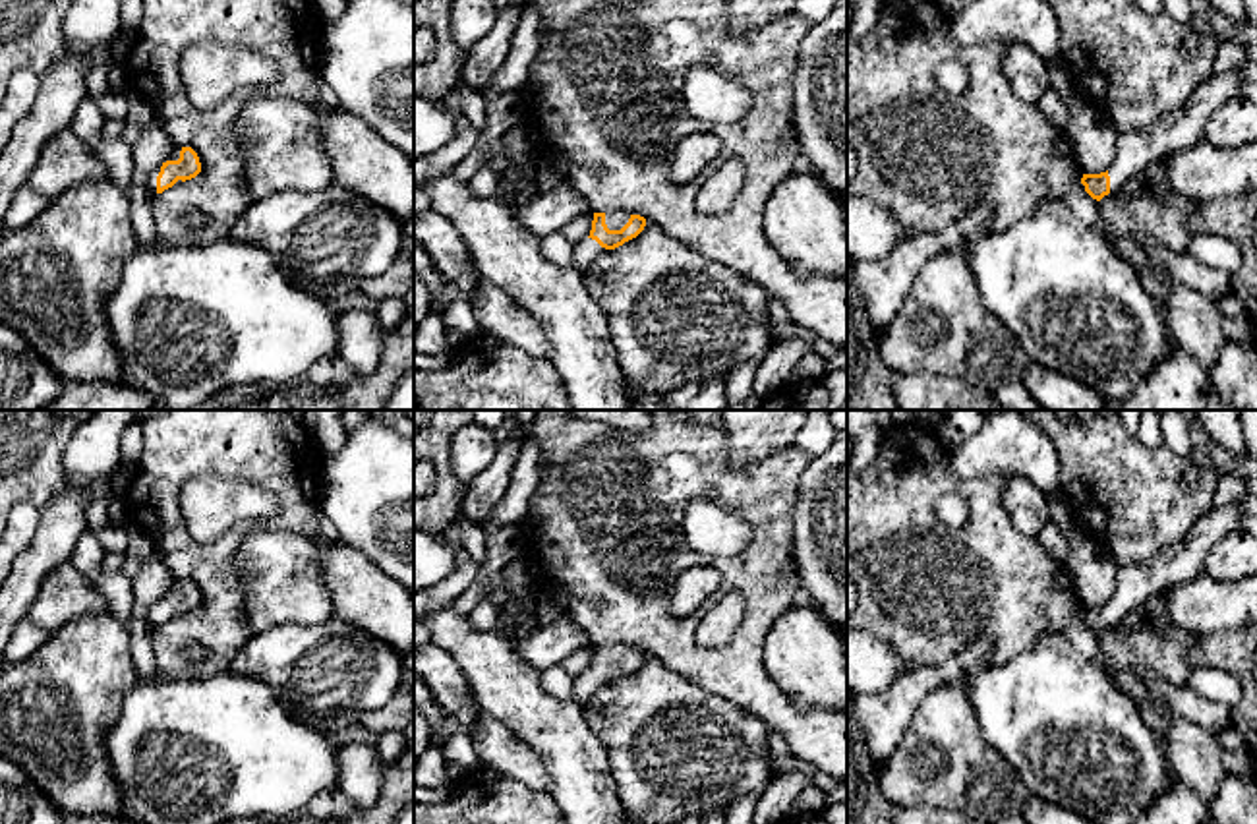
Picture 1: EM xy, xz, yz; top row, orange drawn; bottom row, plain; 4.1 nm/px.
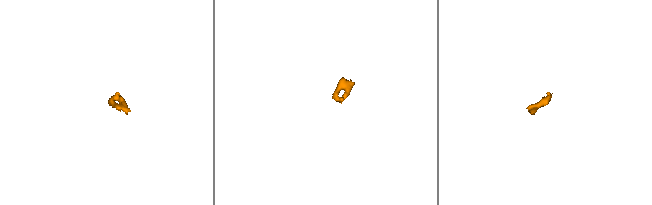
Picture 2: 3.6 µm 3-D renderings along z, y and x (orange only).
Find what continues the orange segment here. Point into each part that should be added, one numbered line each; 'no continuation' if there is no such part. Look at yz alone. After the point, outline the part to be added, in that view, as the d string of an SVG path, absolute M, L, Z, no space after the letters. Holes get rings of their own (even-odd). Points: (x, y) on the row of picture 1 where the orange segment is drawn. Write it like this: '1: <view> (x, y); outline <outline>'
1: yz (1184, 126); outline M1240 68L1211 75L1182 106L1162 114L1147 130L1118 133L1114 162L1108 168L1110 193L1125 186L1147 164L1201 141L1209 118L1238 97L1242 83Z

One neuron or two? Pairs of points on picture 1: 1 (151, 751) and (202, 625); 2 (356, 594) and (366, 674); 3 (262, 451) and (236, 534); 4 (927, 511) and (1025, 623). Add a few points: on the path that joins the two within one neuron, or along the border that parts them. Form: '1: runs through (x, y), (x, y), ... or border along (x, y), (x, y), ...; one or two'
1: border along (225, 670), (213, 676), (161, 677), (157, 674); two
2: border along (333, 618), (378, 637), (393, 650); two
3: runs through (211, 451), (169, 484), (169, 525), (186, 542); one
4: runs through (946, 542), (952, 563), (994, 592); one

